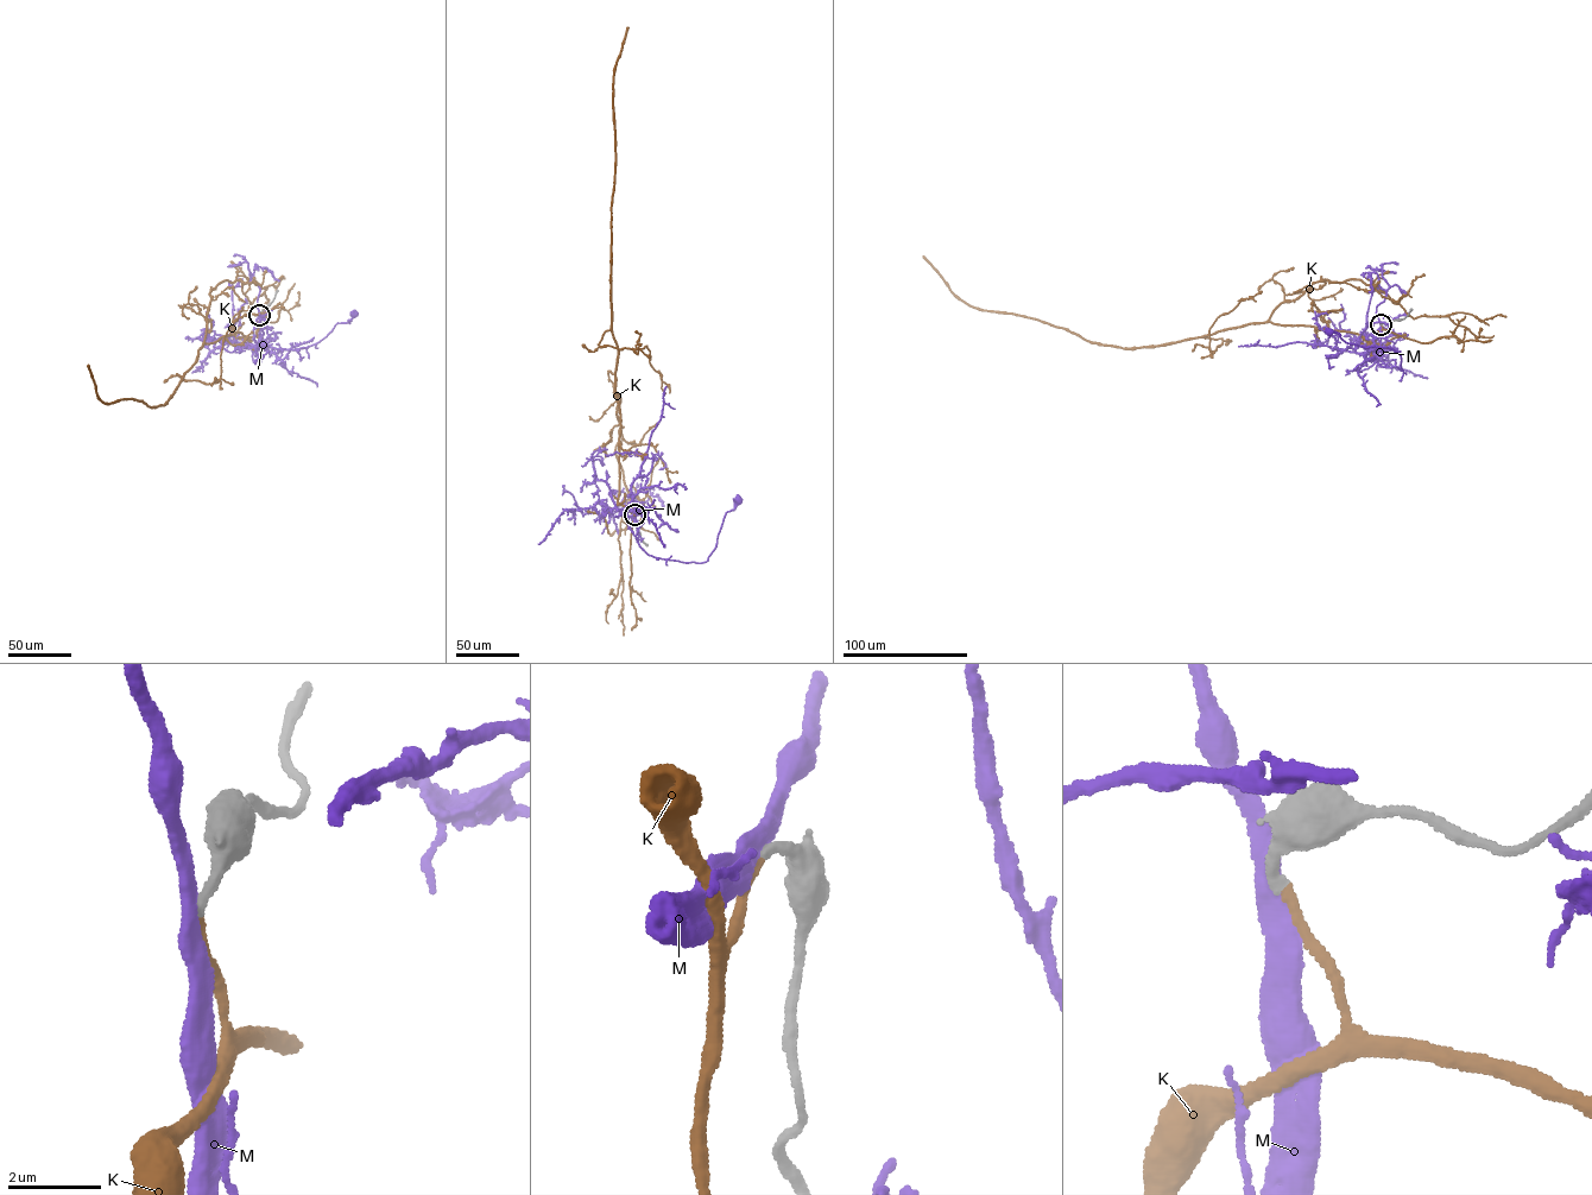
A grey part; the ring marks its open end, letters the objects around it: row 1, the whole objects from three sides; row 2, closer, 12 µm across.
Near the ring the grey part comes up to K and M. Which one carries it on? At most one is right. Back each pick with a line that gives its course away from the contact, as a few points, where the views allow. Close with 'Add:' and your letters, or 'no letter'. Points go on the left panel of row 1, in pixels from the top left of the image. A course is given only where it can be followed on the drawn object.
K: course (259, 315), (253, 336), (237, 333), (203, 345), (170, 398), (156, 408), (132, 399), (103, 403), (88, 365)
Add: K

